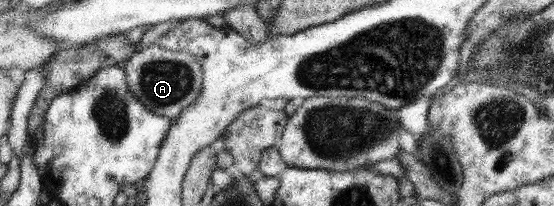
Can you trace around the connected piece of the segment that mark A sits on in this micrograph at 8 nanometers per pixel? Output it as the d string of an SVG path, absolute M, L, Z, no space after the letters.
M156 43L135 51L121 67L127 91L151 113L174 120L179 112L197 100L201 92L201 69L186 52L167 52Z

